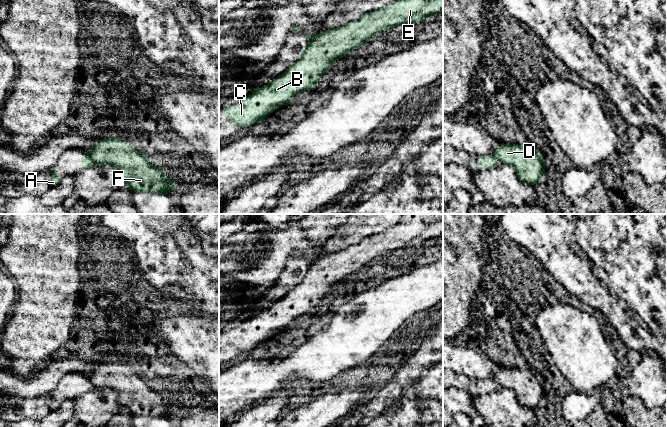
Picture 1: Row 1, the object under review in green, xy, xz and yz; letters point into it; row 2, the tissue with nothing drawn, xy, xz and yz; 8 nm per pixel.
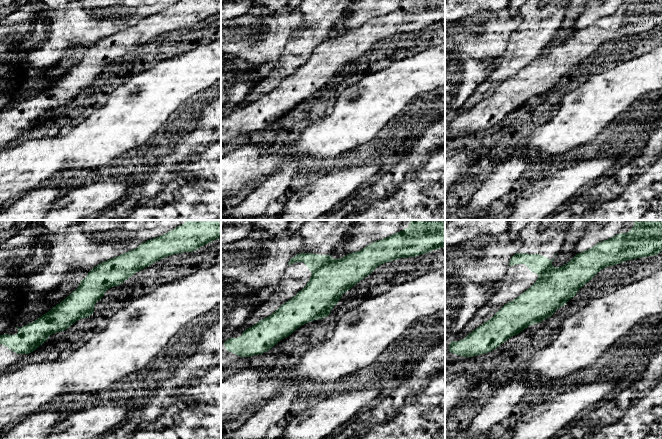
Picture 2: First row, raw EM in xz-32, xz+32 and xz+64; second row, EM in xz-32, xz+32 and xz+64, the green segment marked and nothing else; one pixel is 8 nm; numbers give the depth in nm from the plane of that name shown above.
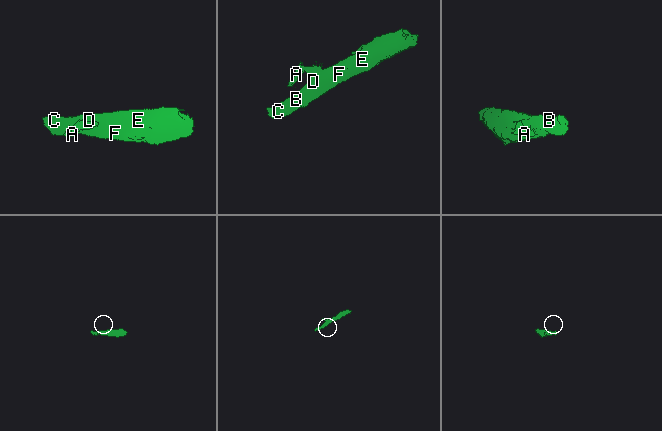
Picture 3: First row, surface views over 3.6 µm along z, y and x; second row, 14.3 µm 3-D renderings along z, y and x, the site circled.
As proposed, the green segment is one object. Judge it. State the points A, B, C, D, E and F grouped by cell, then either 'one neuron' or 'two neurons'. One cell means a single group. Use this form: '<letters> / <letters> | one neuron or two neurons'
A / B C D E F | two neurons

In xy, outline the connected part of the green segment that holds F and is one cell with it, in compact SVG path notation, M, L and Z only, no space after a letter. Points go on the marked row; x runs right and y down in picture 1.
M125 139L96 140L87 152L96 164L107 164L117 169L117 178L133 192L168 195L180 184L165 176L164 169L153 166L145 154L131 149Z

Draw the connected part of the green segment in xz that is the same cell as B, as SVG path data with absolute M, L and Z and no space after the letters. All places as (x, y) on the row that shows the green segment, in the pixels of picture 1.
M395 0L385 7L363 14L358 20L321 32L312 39L300 60L296 61L270 84L259 87L252 94L241 98L241 104L238 107L229 105L222 107L220 109L222 116L242 128L259 123L277 110L279 106L290 103L296 94L320 85L320 76L331 71L332 62L361 47L377 33L397 25L417 24L442 12L443 0Z

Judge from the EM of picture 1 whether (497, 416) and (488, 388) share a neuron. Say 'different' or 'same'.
different

